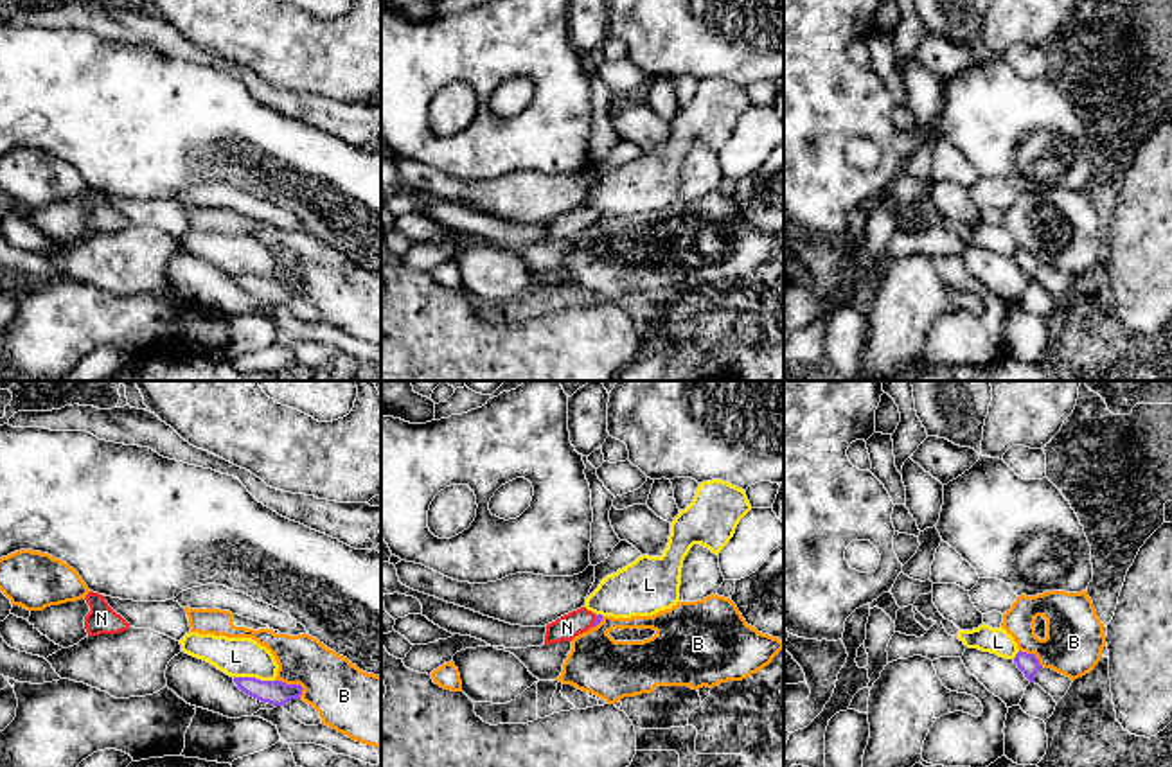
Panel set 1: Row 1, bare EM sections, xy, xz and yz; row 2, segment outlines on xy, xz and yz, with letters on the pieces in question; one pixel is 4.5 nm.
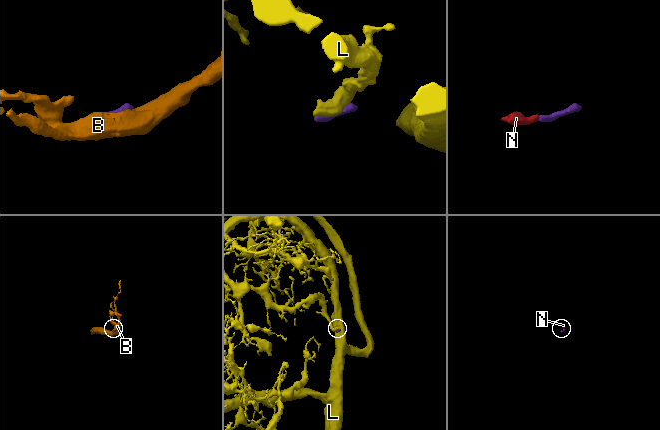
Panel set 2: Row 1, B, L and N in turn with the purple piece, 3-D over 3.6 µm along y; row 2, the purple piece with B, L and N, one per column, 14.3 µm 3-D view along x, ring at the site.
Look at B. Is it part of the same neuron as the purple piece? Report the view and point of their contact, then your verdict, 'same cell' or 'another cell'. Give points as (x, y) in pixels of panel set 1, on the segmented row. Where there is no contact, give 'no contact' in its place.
xy (293, 685) | another cell

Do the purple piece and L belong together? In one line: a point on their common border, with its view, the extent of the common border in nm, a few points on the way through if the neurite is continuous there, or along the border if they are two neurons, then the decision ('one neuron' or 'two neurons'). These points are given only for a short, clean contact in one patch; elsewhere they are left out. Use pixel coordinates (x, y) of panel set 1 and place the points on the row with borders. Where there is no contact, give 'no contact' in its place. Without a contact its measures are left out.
contact xy (254, 678); length 190 nm; two neurons

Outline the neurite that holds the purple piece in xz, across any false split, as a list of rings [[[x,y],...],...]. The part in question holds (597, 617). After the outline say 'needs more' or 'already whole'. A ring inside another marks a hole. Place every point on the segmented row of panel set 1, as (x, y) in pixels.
[[[586,607],[572,611],[546,625],[545,645],[572,641],[575,636],[597,627],[602,614],[595,614]]]; needs more

